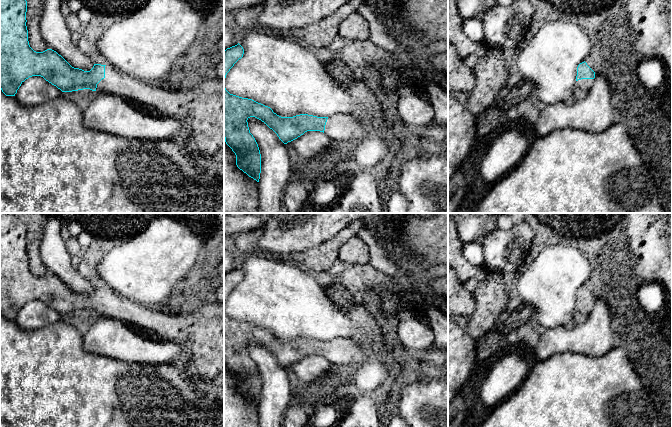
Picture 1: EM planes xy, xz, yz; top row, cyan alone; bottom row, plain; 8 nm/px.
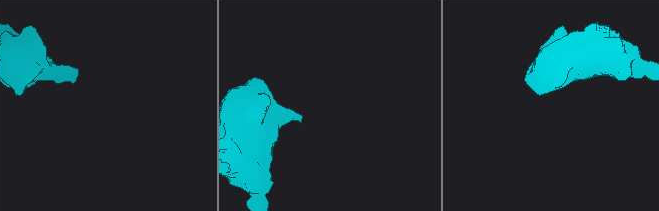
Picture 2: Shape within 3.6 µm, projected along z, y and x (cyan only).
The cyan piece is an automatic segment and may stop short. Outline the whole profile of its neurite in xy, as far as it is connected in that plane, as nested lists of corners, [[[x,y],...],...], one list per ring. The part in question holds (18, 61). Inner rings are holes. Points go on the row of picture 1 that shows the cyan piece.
[[[0,0],[0,89],[6,96],[15,96],[21,84],[29,77],[41,76],[62,92],[90,89],[96,92],[118,95],[127,100],[135,100],[140,104],[146,104],[148,107],[154,106],[163,117],[182,119],[187,129],[187,136],[193,139],[202,154],[212,155],[224,149],[224,79],[219,79],[212,74],[199,81],[187,84],[179,90],[170,90],[131,77],[111,64],[94,64],[90,71],[74,68],[52,49],[36,52],[30,47],[26,12],[26,0]]]

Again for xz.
[[[239,43],[224,51],[224,138],[236,155],[237,167],[249,177],[259,182],[261,173],[260,150],[247,122],[250,117],[264,122],[284,144],[297,139],[307,131],[320,131],[332,140],[352,142],[357,142],[366,135],[367,131],[363,125],[349,115],[317,117],[300,114],[281,117],[268,106],[230,94],[225,88],[225,78],[243,54],[244,49]]]

